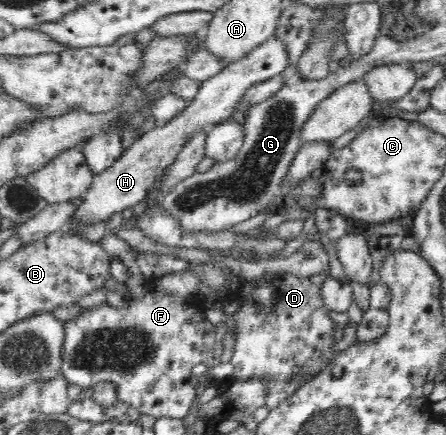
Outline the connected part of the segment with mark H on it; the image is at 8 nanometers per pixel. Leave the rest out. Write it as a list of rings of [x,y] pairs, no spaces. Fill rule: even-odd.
[[[274,36],[267,39],[265,43],[261,43],[259,48],[256,48],[253,52],[248,54],[247,58],[239,61],[237,64],[232,64],[229,68],[222,69],[218,74],[206,79],[200,83],[196,96],[188,102],[186,108],[174,117],[170,122],[162,125],[157,125],[146,133],[140,133],[140,138],[136,140],[130,147],[128,147],[121,154],[121,157],[111,167],[104,169],[101,173],[94,175],[92,184],[89,186],[81,205],[78,205],[72,213],[71,219],[74,223],[74,232],[69,233],[73,236],[83,235],[87,227],[93,227],[93,225],[104,224],[105,221],[111,219],[113,213],[121,213],[129,207],[138,210],[142,206],[145,197],[147,197],[147,191],[151,189],[152,183],[155,178],[167,169],[174,159],[177,157],[178,151],[181,149],[184,141],[199,128],[204,125],[218,124],[225,118],[232,115],[232,109],[238,104],[240,97],[245,93],[249,86],[259,83],[260,81],[267,81],[278,77],[278,75],[287,67],[287,52],[285,52],[285,45],[283,45]]]

